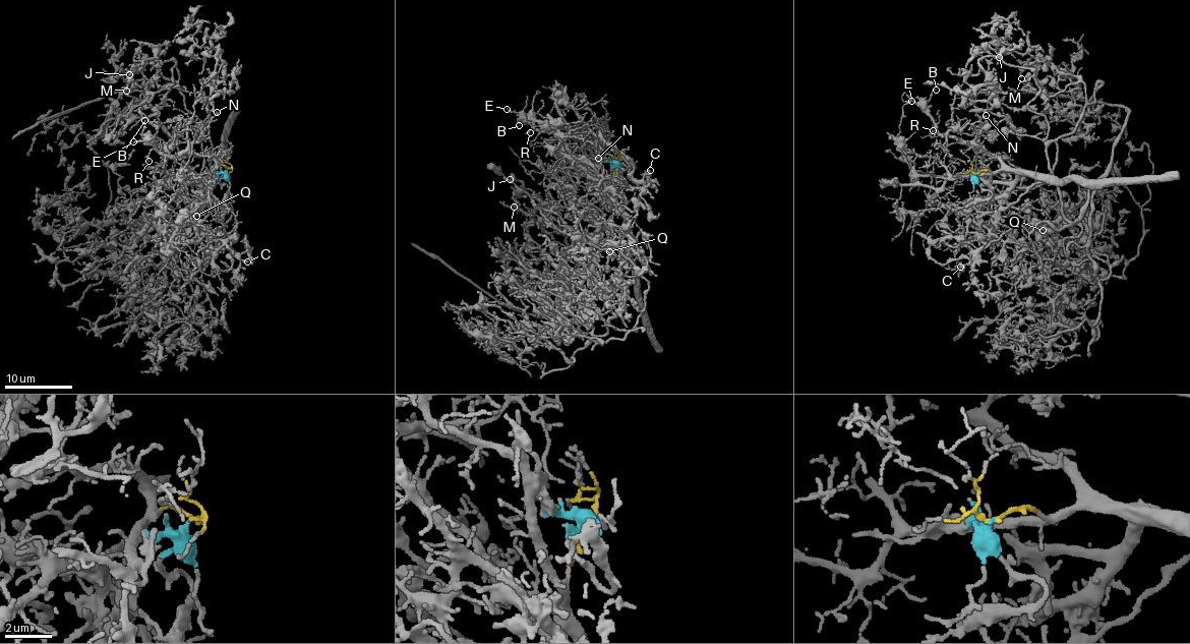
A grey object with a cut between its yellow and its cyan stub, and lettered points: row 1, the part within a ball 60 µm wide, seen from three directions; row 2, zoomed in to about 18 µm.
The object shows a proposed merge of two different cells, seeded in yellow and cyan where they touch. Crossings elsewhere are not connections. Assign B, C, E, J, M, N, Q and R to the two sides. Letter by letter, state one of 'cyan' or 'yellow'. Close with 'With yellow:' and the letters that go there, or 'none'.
B: yellow
C: cyan
E: yellow
J: cyan
M: cyan
N: yellow
Q: cyan
R: yellow
With yellow: B, E, N, R

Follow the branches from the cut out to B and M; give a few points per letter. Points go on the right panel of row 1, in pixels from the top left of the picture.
B: (976, 173), (997, 172), (1001, 162), (985, 155), (976, 147), (940, 133), (929, 113), (927, 101), (936, 90)
M: (976, 173), (992, 194), (974, 207), (1009, 207), (1083, 111), (1078, 77), (1049, 64), (1020, 77)

